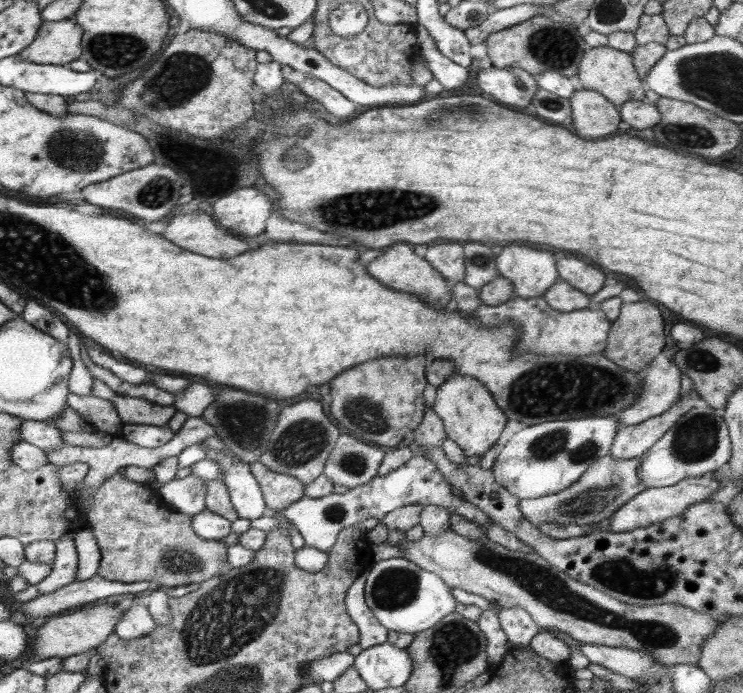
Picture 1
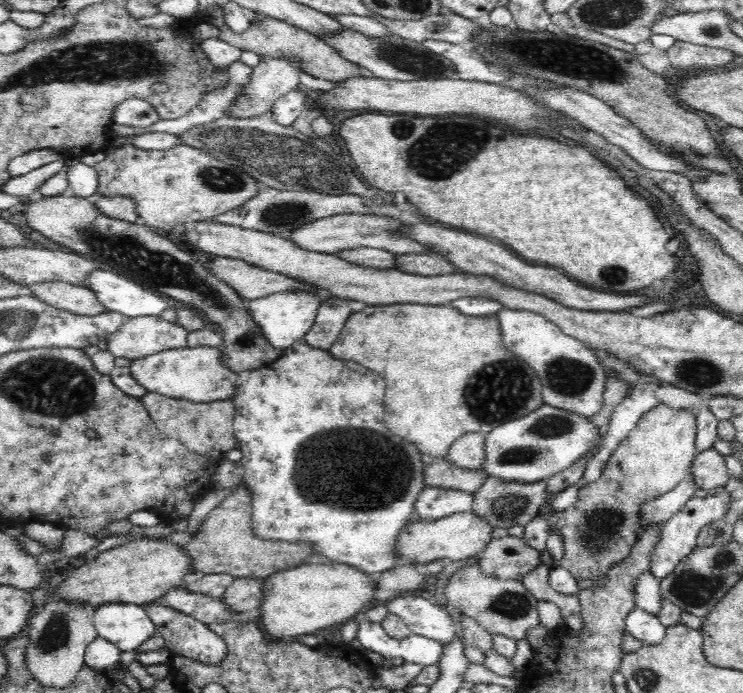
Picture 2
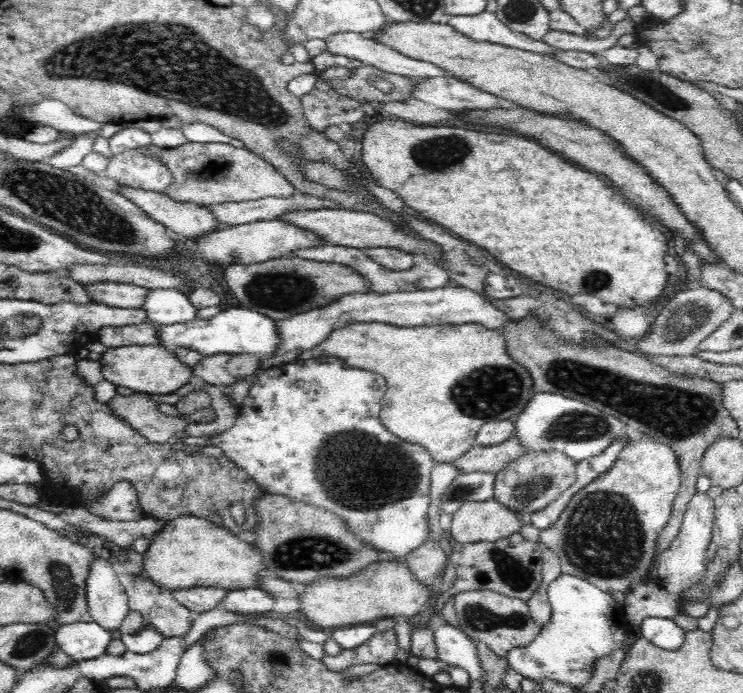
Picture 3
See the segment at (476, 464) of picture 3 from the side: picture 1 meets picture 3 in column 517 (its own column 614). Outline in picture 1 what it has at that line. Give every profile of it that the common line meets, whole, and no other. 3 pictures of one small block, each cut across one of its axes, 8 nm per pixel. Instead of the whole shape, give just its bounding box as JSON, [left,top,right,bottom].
[609,390,698,460]

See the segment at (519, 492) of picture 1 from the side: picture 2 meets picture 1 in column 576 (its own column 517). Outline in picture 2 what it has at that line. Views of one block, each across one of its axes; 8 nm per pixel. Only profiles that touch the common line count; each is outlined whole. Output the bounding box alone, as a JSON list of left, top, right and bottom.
[481,403,598,481]

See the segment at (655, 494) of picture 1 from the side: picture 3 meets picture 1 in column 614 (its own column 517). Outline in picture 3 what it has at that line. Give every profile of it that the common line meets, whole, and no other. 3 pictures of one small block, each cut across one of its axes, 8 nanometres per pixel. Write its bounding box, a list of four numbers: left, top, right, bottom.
[447,499,524,544]

